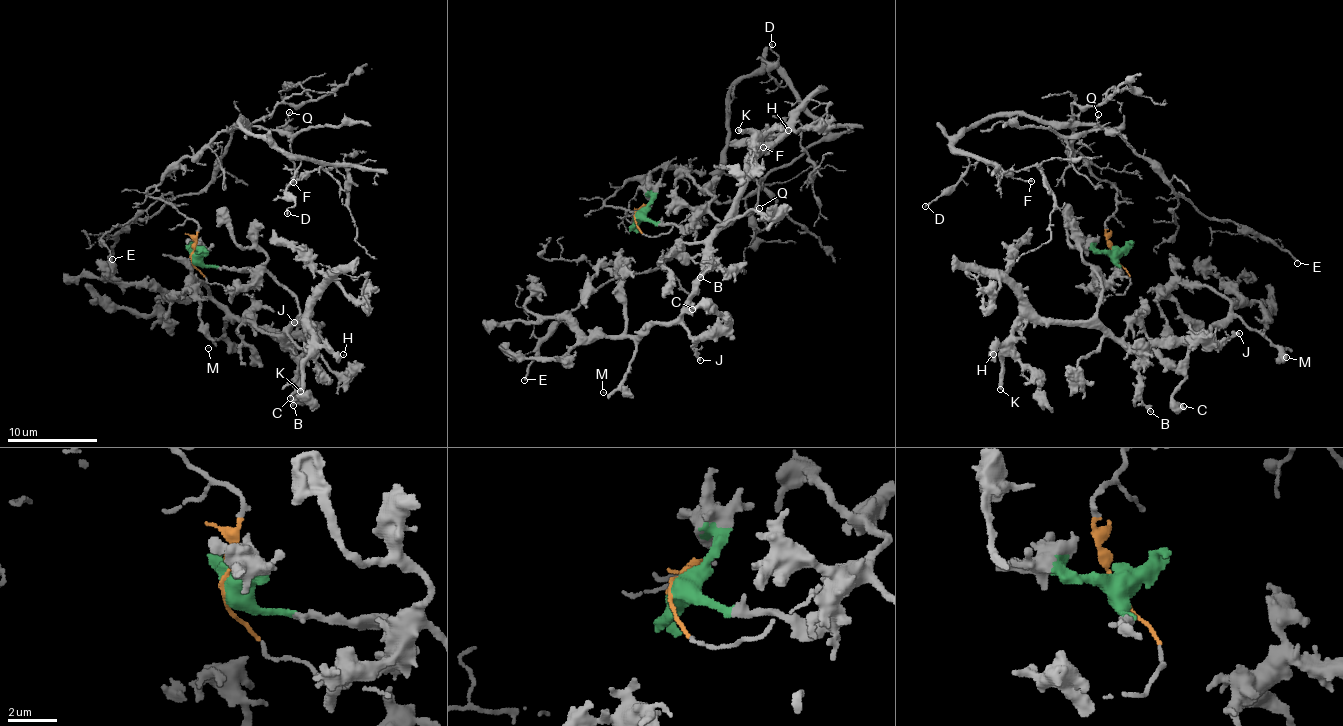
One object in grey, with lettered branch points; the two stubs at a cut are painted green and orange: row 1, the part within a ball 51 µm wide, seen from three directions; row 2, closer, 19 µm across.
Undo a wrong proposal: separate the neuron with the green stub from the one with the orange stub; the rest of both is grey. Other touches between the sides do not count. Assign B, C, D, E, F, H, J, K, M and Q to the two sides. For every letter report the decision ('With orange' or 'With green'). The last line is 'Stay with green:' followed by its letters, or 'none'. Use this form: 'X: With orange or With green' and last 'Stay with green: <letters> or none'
B: With green
C: With green
D: With orange
E: With orange
F: With orange
H: With green
J: With green
K: With green
M: With green
Q: With orange
Stay with green: B, C, H, J, K, M

